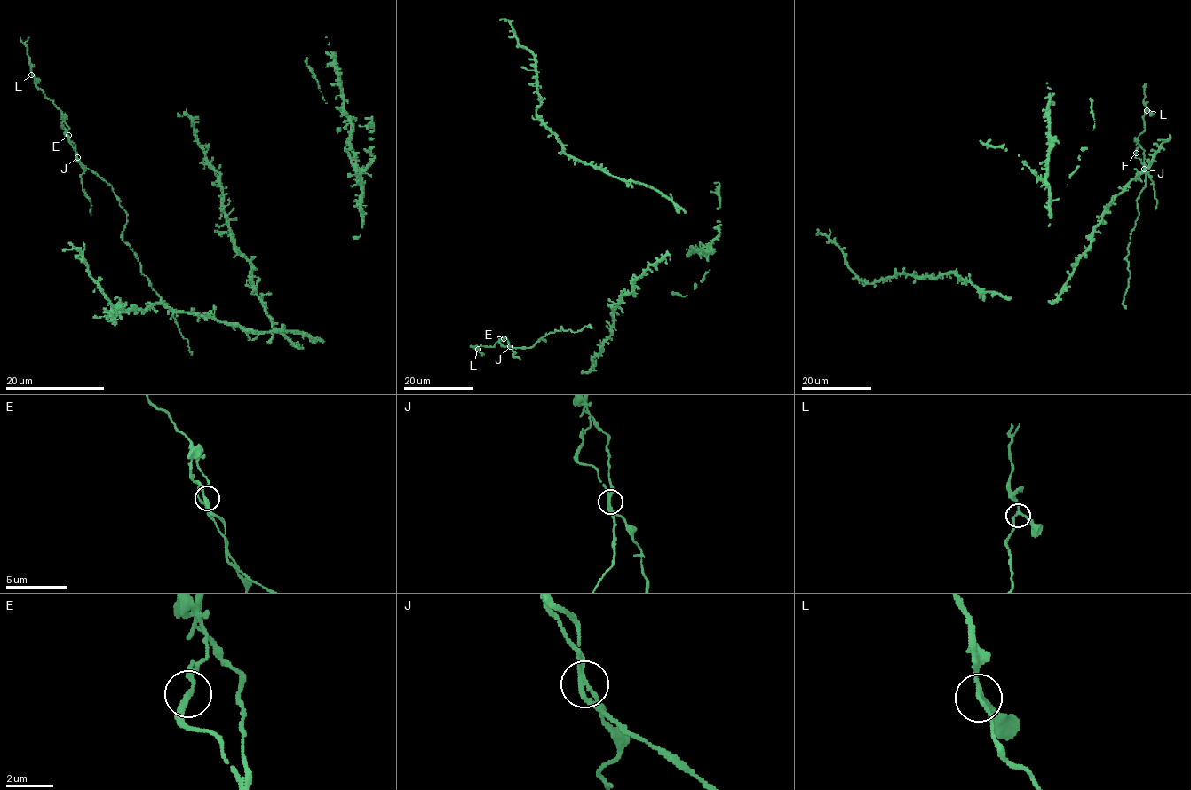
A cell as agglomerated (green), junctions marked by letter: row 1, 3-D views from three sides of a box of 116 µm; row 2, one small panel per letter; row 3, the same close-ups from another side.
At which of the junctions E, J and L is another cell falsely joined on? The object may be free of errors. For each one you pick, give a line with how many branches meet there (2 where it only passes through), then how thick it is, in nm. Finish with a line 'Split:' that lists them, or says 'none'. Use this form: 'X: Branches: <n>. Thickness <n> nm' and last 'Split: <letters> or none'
J: Branches: 3. Thickness 180 nm
Split: J

